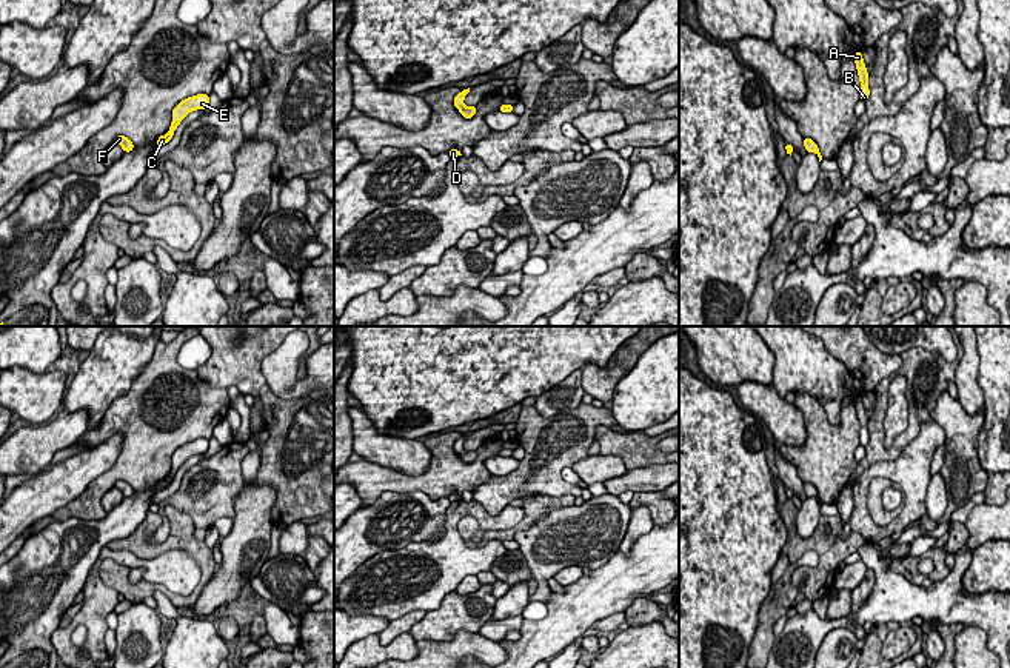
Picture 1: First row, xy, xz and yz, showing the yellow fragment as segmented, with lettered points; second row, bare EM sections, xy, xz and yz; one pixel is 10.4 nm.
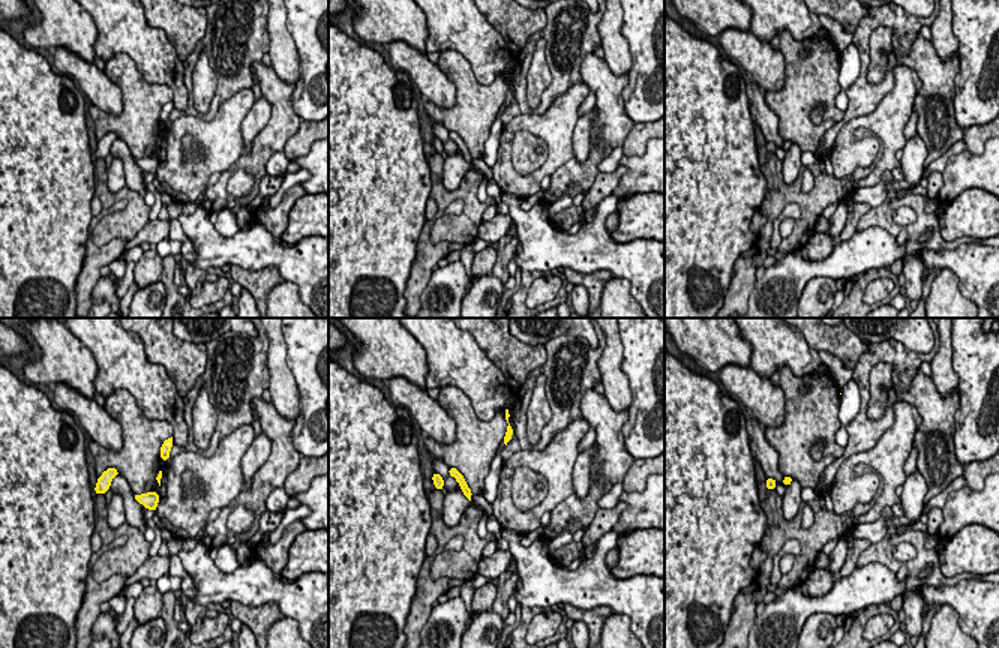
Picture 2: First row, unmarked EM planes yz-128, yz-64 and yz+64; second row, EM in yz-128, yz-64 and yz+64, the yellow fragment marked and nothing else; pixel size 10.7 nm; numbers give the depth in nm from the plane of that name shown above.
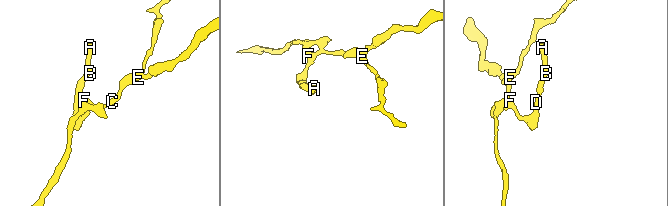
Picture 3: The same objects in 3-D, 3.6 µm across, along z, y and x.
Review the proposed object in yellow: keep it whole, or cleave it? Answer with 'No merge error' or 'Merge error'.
No merge error

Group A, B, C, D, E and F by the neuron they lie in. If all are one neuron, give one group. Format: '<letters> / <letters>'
A B C D E F

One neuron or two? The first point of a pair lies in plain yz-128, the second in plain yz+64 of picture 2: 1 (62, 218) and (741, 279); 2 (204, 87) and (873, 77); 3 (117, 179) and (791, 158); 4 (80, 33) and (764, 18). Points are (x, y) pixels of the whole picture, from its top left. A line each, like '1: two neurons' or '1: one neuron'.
1: two neurons
2: one neuron
3: one neuron
4: two neurons

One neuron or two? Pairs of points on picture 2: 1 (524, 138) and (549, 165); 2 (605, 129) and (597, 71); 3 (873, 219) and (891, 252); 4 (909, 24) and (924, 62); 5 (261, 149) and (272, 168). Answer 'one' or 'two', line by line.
1: two
2: one
3: two
4: two
5: two

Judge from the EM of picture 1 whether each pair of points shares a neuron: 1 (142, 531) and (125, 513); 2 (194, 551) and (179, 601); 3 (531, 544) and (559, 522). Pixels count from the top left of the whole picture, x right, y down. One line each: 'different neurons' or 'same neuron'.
1: different neurons
2: same neuron
3: same neuron

